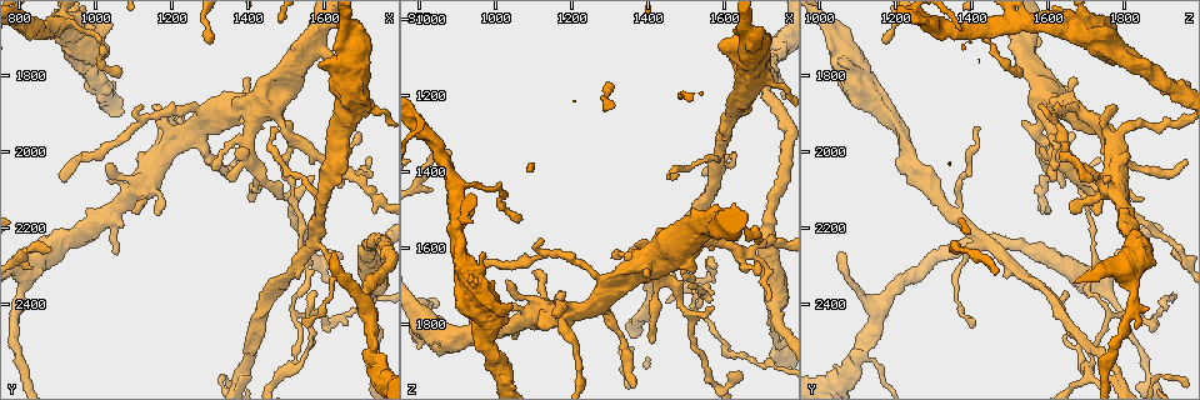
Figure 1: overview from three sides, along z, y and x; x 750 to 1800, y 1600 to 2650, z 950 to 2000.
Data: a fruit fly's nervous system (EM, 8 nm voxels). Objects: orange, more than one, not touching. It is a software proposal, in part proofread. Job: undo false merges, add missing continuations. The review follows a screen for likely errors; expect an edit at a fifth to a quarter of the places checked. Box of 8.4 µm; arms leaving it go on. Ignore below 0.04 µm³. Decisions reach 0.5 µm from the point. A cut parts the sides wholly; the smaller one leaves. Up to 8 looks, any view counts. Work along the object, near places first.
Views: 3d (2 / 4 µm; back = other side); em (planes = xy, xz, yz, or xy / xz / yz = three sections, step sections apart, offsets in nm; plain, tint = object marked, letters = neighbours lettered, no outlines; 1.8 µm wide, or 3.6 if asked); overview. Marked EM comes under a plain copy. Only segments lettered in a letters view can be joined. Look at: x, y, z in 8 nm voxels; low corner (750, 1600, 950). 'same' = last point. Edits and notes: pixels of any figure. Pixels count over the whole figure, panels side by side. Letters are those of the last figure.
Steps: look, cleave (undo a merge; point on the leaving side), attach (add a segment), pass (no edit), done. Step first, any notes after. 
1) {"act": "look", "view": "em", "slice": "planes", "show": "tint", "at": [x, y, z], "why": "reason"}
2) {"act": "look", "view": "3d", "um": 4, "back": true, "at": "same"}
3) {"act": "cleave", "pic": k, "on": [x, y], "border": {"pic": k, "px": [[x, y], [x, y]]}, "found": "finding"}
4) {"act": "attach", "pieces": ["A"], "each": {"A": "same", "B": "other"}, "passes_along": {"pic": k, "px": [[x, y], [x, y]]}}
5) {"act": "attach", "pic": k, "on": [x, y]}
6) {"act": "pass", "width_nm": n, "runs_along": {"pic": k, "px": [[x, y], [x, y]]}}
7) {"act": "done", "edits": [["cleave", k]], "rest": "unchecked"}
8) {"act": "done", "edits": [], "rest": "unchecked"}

{"act": "look", "view": "3d", "um": 4, "at": [1455, 1830, 1600], "why": "abrupt turn"}

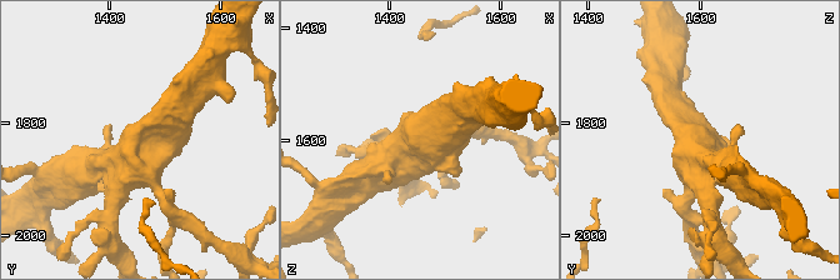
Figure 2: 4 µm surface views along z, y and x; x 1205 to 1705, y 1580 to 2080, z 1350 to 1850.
{"act": "look", "view": "em", "slice": "yz", "step": 4, "show": "tint", "at": [1460, 1835, 1605]}

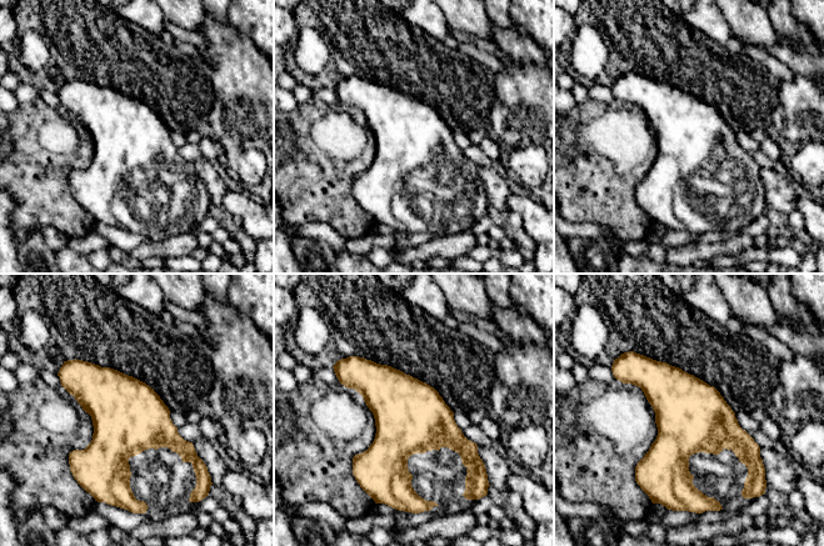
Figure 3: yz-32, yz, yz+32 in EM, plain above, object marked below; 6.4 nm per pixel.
{"act": "look", "view": "em", "slice": "planes", "show": "letters", "at": "same"}

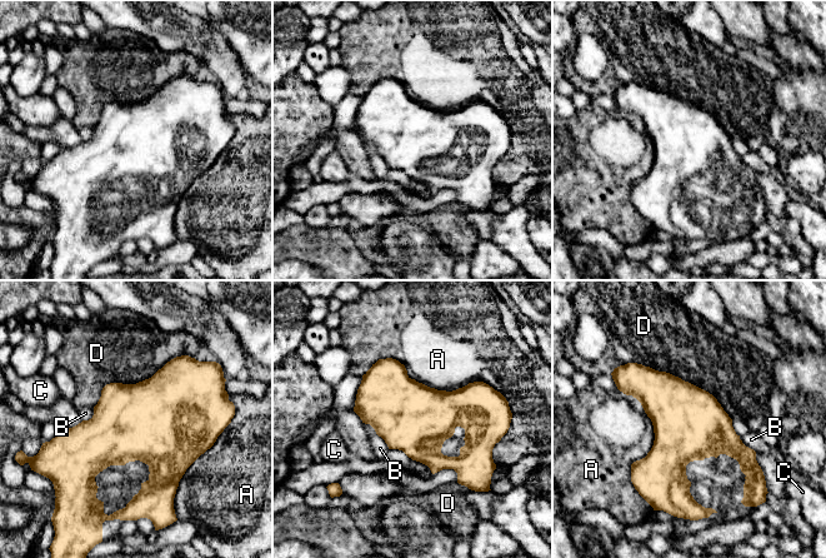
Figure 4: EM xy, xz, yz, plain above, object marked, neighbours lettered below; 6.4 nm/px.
{"act": "pass", "each": {"A": "other", "B": "other", "C": "other", "D": "other"}, "border": {"pic": 4, "px": [[191, 357], [108, 383], [93, 407]]}, "found": "one neuron here"}

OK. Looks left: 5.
{"act": "look", "view": "3d", "um": 2, "at": [1125, 1875, 1580], "why": "an open end"}

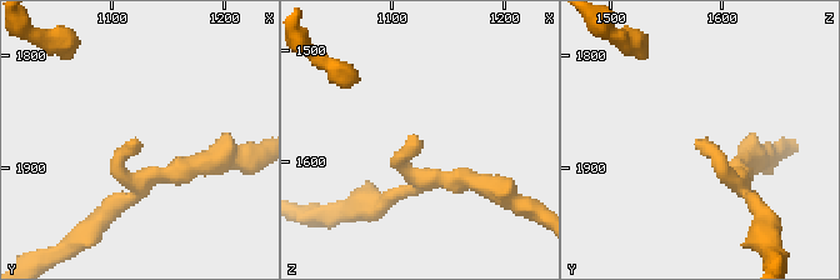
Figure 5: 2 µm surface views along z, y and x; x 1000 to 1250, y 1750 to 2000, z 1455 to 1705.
{"act": "look", "view": "em", "slice": "planes", "show": "letters", "at": [1126, 1878, 1582]}

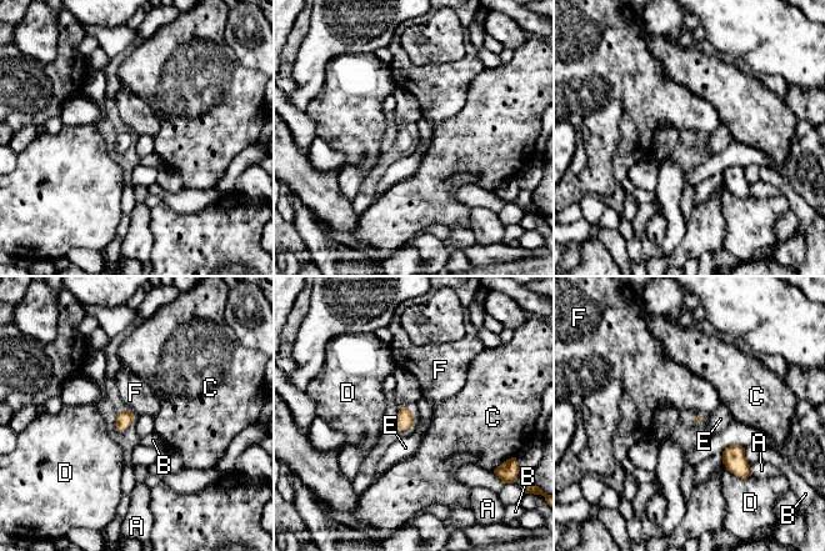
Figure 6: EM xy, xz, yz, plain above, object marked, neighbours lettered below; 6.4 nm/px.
{"act": "pass", "each": {"A": "other", "B": "other", "C": "other", "D": "other", "E": "other", "F": "other"}, "border": {"pic": 6, "px": [[128, 409], [134, 416]]}, "found": "no lettered segment goes on from it"}

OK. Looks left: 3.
{"act": "look", "view": "3d", "um": 4, "at": [925, 2080, 1720], "why": "an open end"}

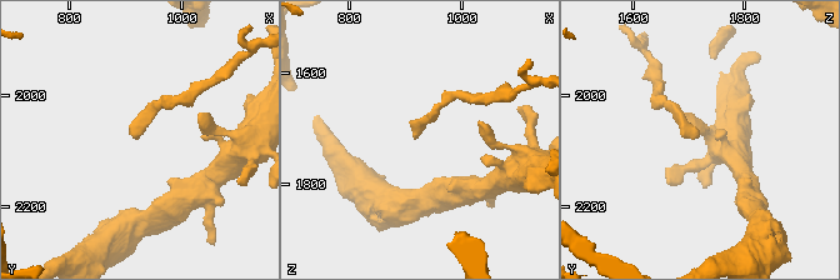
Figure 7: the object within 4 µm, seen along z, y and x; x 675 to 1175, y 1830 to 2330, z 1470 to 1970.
{"act": "look", "view": "em", "slice": "yz", "step": 16, "show": "letters", "at": [925, 2075, 1710], "why": "shape alone is not enough"}

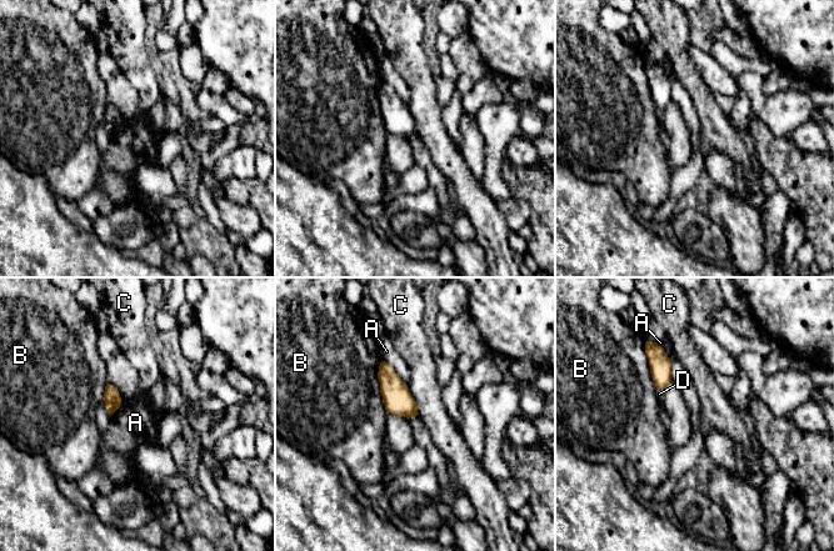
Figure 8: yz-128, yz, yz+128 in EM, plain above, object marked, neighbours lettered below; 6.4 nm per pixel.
{"act": "pass", "longest_contact_nm": ["B", 340], "each": {"A": "other", "B": "other", "C": "other", "D": "other"}, "found": "no lettered segment goes on from it"}

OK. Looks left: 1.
{"act": "done", "edits": [], "rest": "unchecked"}

